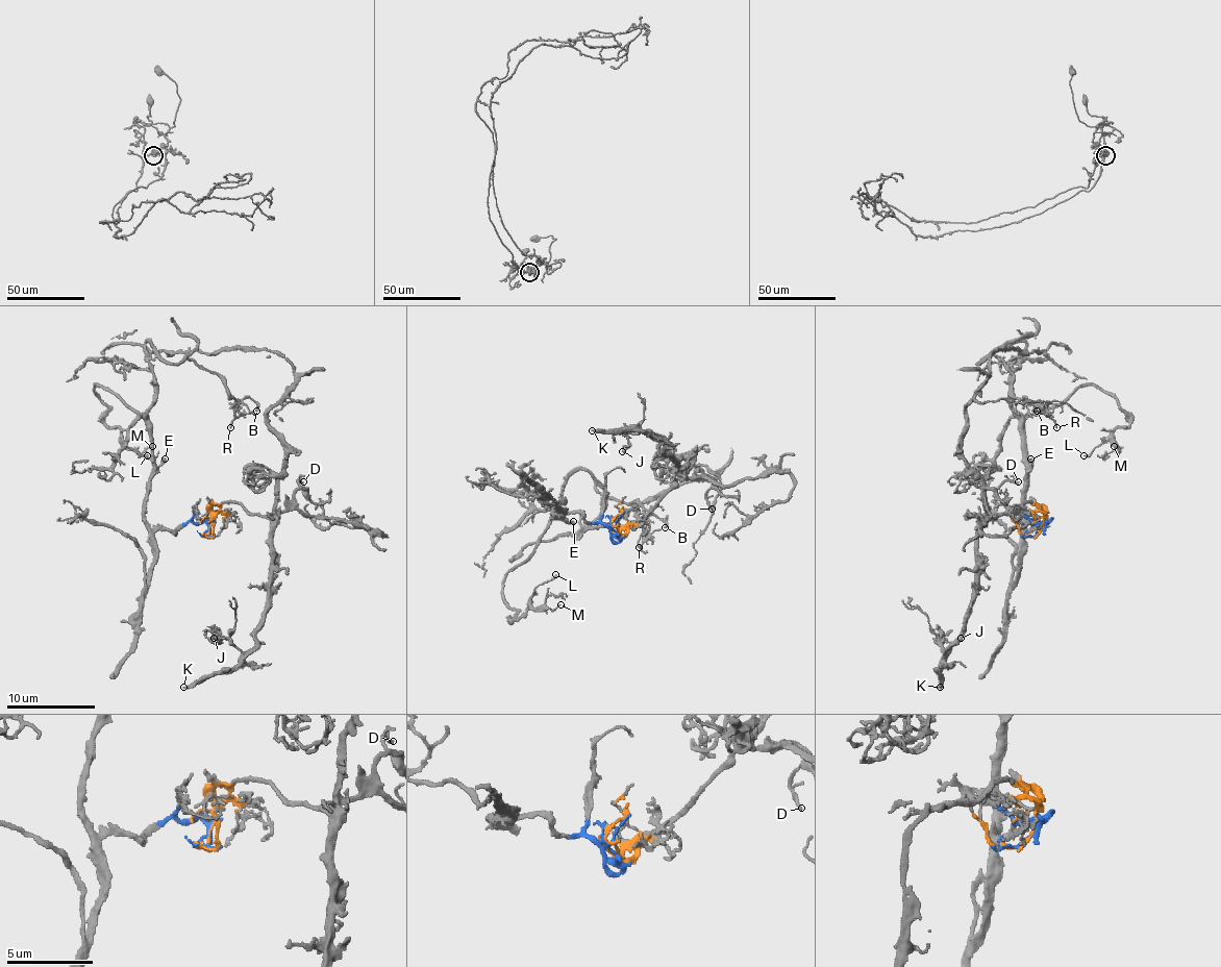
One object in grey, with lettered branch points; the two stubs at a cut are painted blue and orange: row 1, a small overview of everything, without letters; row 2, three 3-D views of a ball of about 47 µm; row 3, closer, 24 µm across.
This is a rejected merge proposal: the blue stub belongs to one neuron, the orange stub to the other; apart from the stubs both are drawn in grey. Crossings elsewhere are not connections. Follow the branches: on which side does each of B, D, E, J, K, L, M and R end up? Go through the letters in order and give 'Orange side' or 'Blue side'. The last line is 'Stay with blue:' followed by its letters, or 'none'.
B: Blue side
D: Orange side
E: Blue side
J: Orange side
K: Orange side
L: Blue side
M: Blue side
R: Blue side
Stay with blue: B, E, L, M, R

